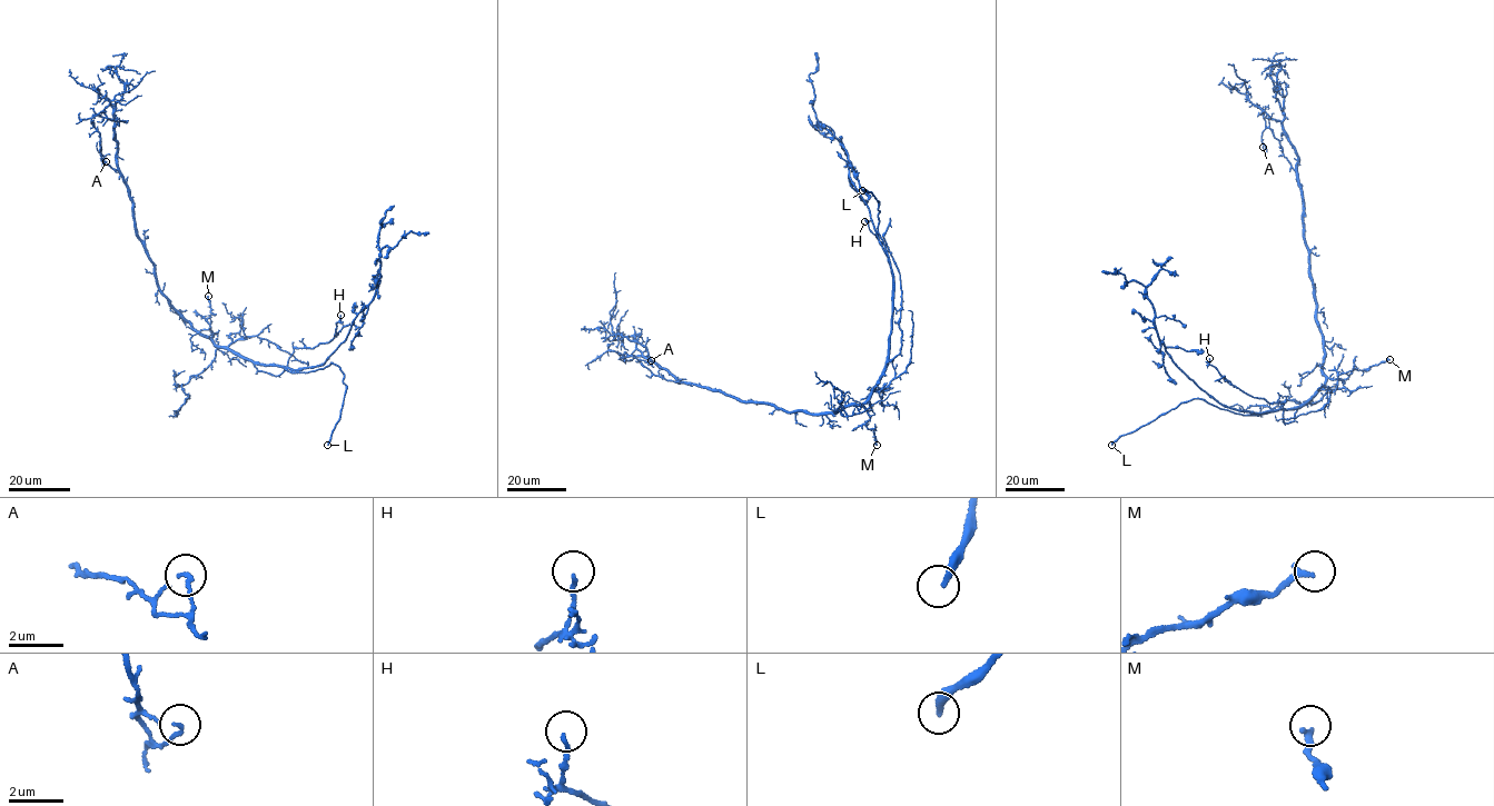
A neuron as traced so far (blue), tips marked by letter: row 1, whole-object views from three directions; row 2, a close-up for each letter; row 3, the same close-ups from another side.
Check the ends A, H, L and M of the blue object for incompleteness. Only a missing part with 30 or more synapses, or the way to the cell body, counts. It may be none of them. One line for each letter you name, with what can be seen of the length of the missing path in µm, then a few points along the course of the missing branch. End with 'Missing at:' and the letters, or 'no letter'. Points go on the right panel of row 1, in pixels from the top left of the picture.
L: 50 µm | (1111, 445), (1077, 471), (1075, 478), (1076, 473), (1078, 479)
Missing at: L

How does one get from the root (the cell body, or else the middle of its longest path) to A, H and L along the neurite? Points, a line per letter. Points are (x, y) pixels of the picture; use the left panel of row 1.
A: (221, 347), (193, 327), (160, 290), (135, 227), (128, 187), (105, 162), (100, 141), (106, 161)
H: (221, 347), (247, 359), (259, 370), (277, 376), (294, 349), (313, 349), (333, 340), (337, 335), (340, 315)
L: (221, 347), (290, 372), (314, 371), (332, 362), (340, 367), (346, 386), (327, 445)

